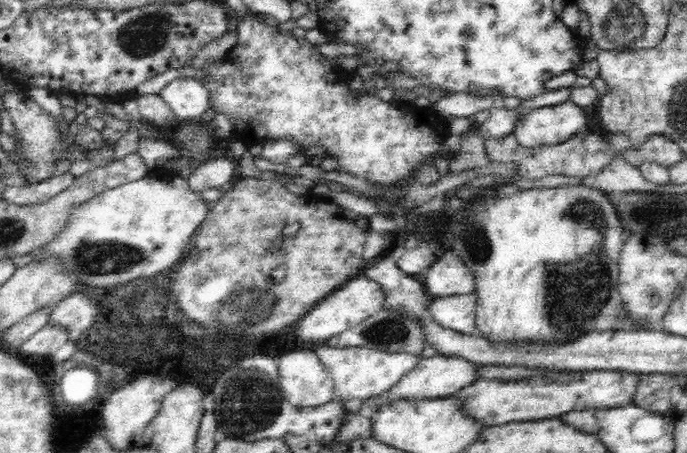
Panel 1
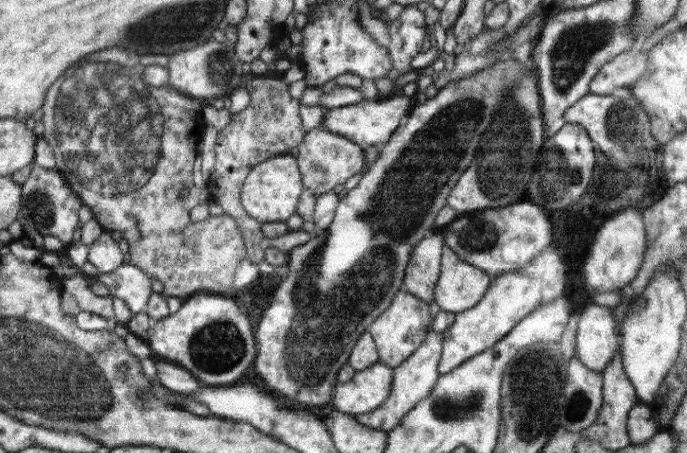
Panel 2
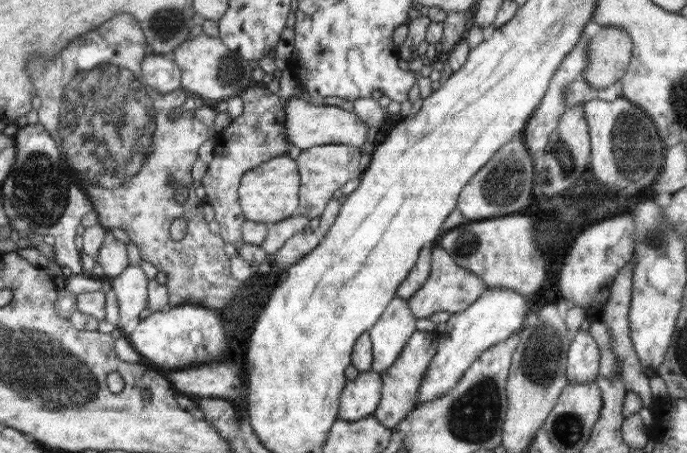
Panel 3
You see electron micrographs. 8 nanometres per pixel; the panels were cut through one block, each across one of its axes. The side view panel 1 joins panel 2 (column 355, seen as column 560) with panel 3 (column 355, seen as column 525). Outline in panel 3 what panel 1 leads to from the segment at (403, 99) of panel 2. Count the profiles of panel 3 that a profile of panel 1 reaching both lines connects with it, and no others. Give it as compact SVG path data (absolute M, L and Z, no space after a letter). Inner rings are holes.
M297 96L285 98L285 138L289 144L297 146L299 150L307 150L311 146L321 144L349 144L349 146L361 146L365 140L365 134L369 126L355 114L347 112L337 106L323 106L321 102L305 102Z

